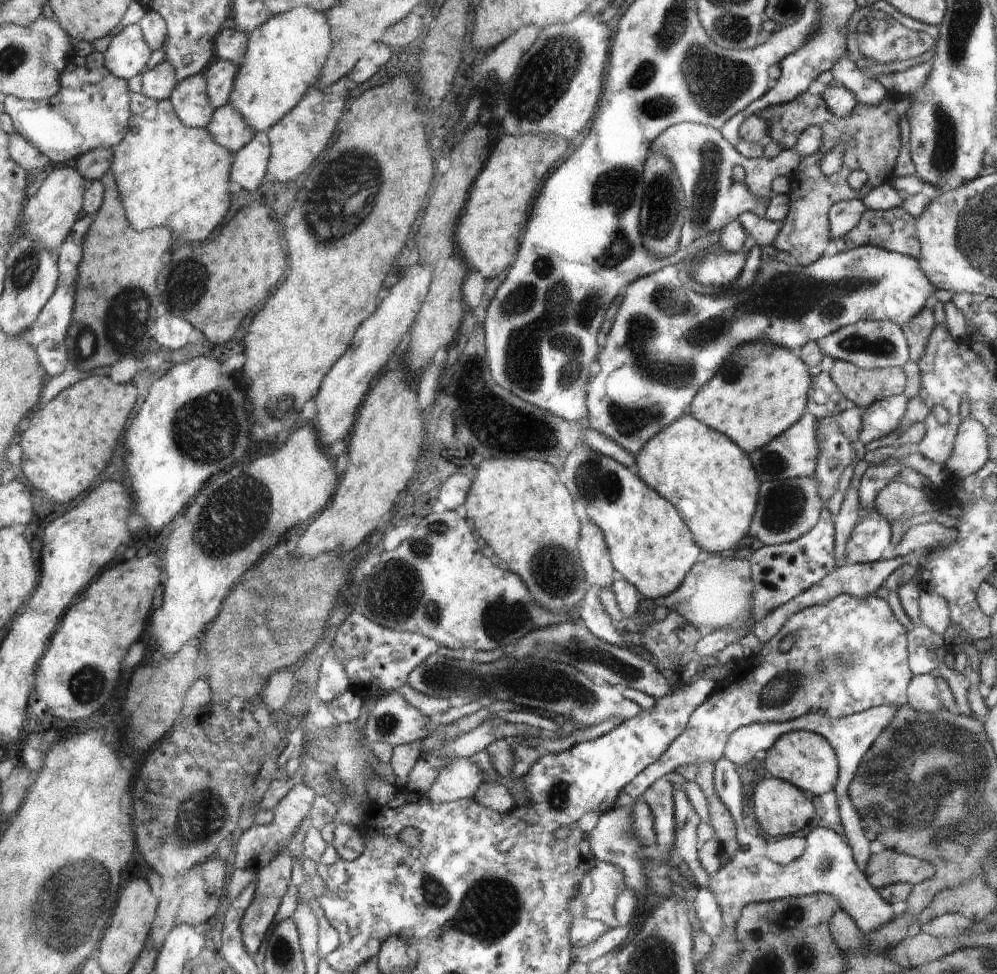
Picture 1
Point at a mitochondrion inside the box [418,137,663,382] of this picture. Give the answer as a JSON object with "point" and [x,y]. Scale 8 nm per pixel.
{"point":[617,188]}

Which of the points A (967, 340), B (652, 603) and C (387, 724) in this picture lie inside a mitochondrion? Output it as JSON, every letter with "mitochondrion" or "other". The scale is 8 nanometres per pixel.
{"A":"other","B":"other","C":"mitochondrion"}

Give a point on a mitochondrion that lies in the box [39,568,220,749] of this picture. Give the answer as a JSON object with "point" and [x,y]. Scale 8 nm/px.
{"point":[89,685]}

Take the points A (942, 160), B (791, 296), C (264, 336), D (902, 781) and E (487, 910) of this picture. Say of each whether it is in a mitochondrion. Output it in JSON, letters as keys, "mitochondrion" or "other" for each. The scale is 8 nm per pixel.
{"A":"mitochondrion","B":"mitochondrion","C":"other","D":"mitochondrion","E":"mitochondrion"}

